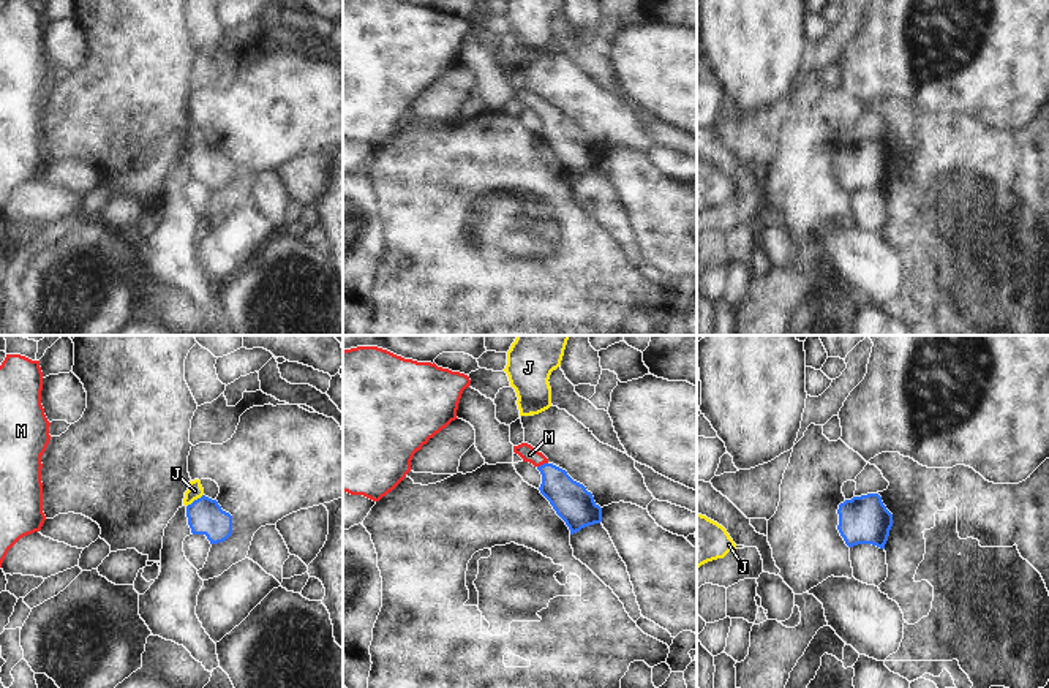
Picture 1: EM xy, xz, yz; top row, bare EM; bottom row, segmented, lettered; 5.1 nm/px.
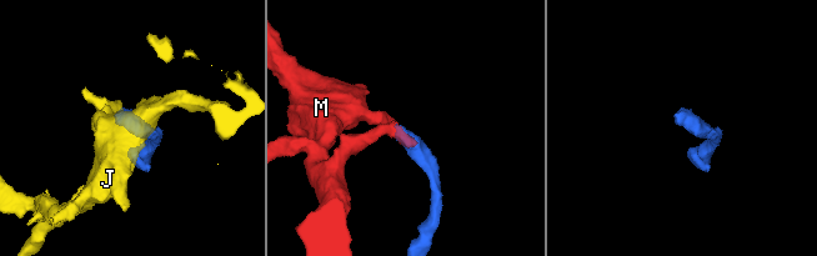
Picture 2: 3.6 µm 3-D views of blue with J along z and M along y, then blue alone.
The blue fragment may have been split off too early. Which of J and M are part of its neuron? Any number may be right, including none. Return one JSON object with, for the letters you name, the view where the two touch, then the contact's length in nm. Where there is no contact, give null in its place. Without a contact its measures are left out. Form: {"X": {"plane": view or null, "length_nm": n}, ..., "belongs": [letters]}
{"M": {"plane": "xz", "length_nm": 60}, "belongs": ["M"]}

